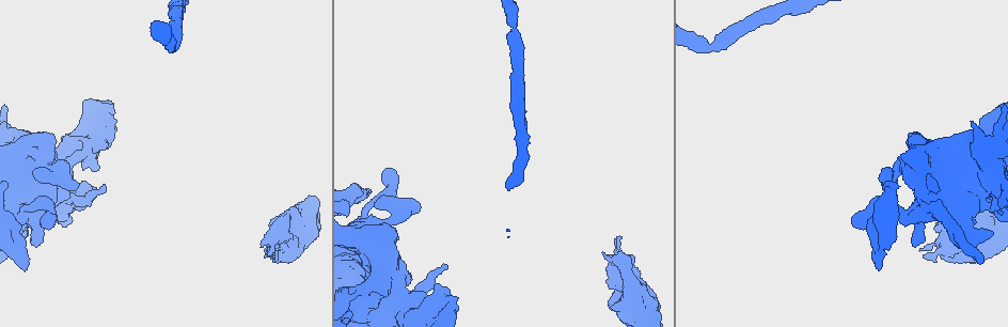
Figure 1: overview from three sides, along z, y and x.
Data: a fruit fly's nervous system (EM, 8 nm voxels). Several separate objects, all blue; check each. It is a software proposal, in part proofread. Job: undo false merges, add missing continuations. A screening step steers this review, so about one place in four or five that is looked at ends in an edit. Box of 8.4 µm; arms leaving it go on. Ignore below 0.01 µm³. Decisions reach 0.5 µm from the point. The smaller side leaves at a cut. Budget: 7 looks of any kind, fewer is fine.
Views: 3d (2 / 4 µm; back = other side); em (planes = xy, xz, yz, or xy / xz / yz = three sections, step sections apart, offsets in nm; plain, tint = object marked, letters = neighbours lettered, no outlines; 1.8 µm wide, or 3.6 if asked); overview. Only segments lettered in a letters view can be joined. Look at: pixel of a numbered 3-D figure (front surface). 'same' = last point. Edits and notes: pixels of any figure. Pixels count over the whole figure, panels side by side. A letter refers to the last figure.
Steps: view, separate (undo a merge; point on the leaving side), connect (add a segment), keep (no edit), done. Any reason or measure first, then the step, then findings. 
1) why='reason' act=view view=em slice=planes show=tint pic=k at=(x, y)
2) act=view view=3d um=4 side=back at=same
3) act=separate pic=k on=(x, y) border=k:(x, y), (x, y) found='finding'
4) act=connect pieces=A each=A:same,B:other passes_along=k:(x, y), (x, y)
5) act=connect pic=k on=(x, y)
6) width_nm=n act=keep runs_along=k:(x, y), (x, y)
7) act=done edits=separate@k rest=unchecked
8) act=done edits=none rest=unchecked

why='closes a loop' act=view view=em slice=planes show=letters pic=1 at=(941, 232)

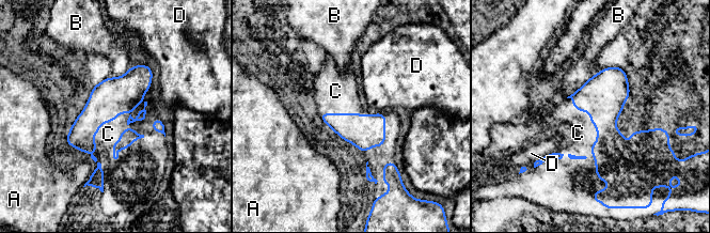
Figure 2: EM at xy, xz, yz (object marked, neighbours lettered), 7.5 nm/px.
act=connect pieces=C each=A:other,B:other,C:same,D:other passes_along=2:(108, 98), (97, 129), (108, 134) found='the cell continues'

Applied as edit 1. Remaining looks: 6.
why='an open end' act=view view=em slice=yz step=16 show=letters pic=1 at=(104, 187)

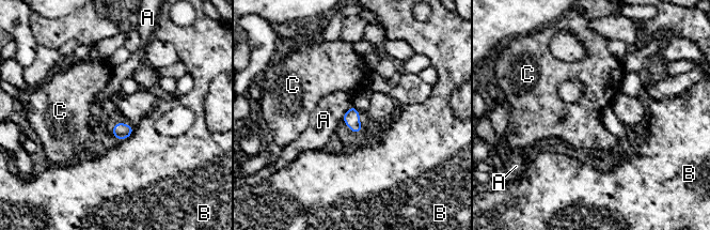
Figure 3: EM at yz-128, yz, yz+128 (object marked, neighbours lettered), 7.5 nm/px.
act=view view=em slice=planes show=letters at=same

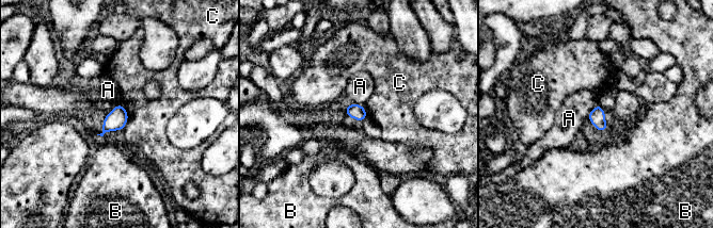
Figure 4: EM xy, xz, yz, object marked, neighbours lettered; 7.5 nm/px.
act=keep each=A:other,B:other,C:other found='none of them fits'

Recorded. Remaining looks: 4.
why='closes a loop' act=view view=3d um=4 pic=1 at=(926, 192)

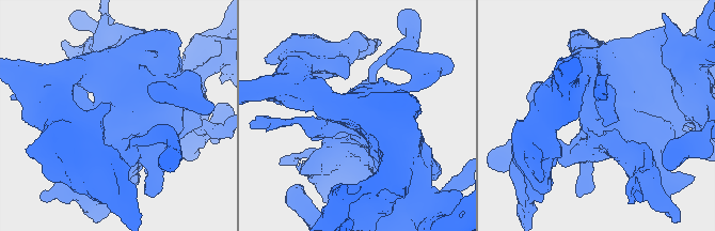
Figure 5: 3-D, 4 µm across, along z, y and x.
why='now the EM' act=view view=em um=3.6 slice=xy step=8 show=tint pic=5 at=(133, 114)

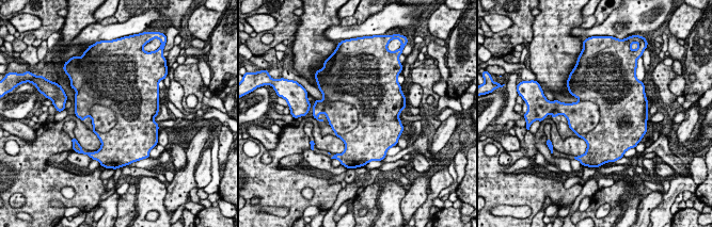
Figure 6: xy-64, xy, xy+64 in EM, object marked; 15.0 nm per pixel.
act=view view=em um=3.6 slice=planes show=letters at=same

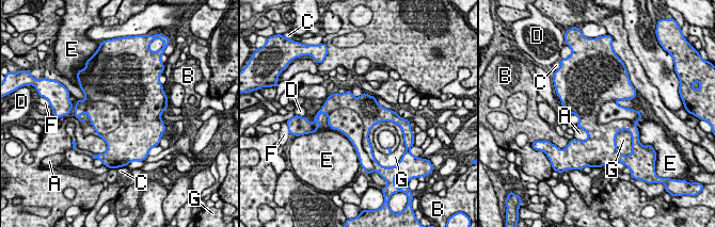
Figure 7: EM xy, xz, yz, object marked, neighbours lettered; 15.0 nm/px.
longest_contact=G:340nm act=separate pic=7 on=(105, 117) each=A:other,B:other,C:other,D:other,E:other,F:other,G:other found='two cells meet here'

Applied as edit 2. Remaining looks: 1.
act=done edits=connect@2,separate@7 rest=unchecked

